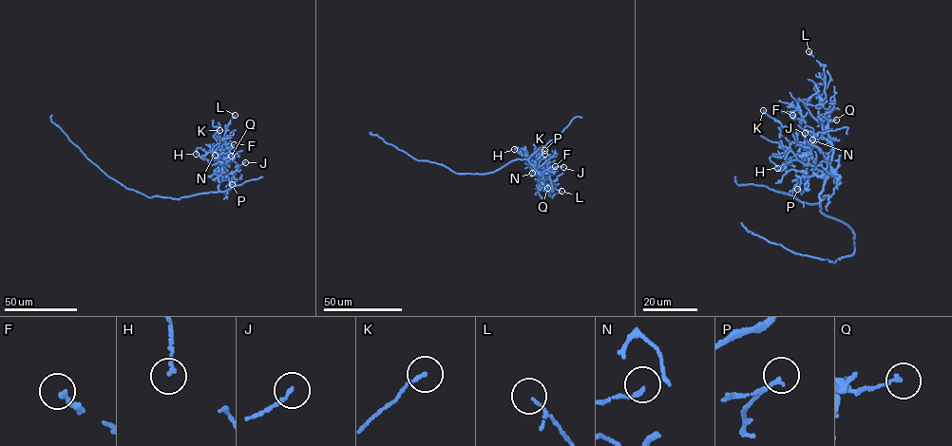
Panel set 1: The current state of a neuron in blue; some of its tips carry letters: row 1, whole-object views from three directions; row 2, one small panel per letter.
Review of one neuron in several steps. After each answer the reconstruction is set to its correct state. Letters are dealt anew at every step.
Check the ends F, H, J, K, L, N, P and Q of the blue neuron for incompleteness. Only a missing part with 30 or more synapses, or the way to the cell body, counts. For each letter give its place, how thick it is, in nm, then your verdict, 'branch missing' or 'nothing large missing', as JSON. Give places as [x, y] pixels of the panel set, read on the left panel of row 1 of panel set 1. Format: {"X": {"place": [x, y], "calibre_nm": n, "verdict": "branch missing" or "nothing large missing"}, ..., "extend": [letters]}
{"F": {"place": [234, 144], "calibre_nm": 200, "verdict": "nothing large missing"}, "H": {"place": [196, 154], "calibre_nm": 130, "verdict": "nothing large missing"}, "J": {"place": [245, 162], "calibre_nm": 140, "verdict": "nothing large missing"}, "K": {"place": [219, 130], "calibre_nm": 130, "verdict": "nothing large missing"}, "L": {"place": [235, 115], "calibre_nm": 70, "verdict": "nothing large missing"}, "N": {"place": [215, 155], "calibre_nm": 140, "verdict": "nothing large missing"}, "P": {"place": [232, 184], "calibre_nm": 170, "verdict": "nothing large missing"}, "Q": {"place": [231, 156], "calibre_nm": 130, "verdict": "nothing large missing"}, "extend": []}

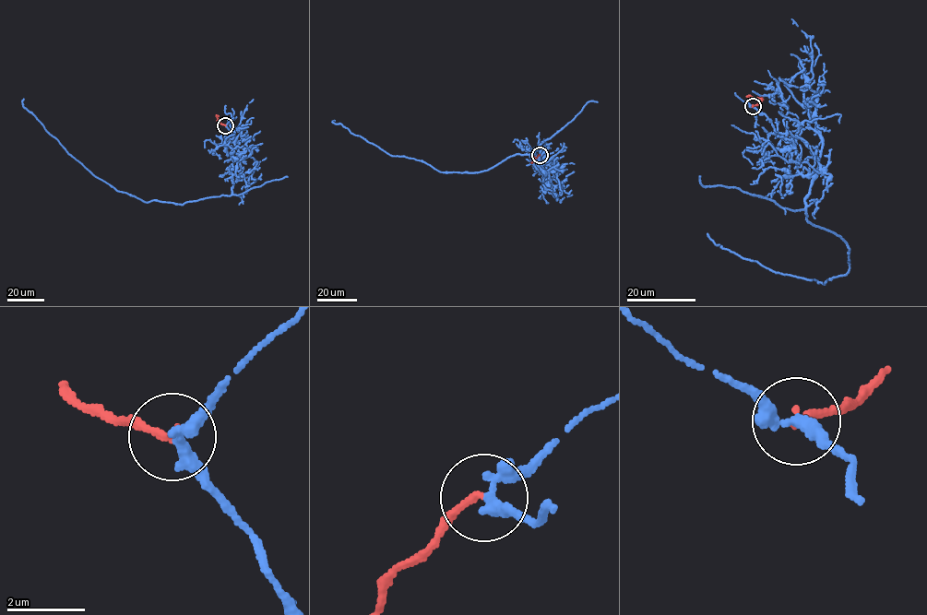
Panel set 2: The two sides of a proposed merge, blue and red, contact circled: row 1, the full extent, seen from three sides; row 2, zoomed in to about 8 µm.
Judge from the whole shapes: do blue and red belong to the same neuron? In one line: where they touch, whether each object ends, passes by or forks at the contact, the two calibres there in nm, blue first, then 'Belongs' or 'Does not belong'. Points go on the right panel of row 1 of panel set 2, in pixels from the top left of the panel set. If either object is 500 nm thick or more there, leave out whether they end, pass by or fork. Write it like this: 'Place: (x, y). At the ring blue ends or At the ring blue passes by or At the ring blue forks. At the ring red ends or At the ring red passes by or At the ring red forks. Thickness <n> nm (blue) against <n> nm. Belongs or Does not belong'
Place: (753, 106). At the ring blue passes by. At the ring red ends. Thickness 280 nm (blue) against 180 nm. Belongs

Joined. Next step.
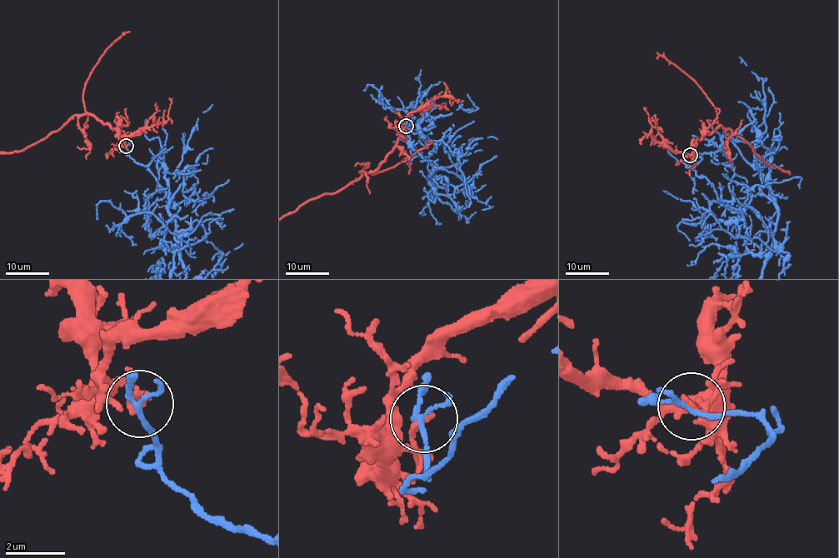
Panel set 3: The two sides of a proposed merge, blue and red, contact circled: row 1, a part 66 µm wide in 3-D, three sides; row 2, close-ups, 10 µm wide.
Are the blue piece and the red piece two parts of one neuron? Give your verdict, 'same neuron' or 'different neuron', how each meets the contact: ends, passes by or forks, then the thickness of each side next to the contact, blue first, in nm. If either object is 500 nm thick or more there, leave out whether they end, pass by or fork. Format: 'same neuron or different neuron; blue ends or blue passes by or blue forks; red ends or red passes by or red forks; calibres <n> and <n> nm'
different neuron; blue forks; red ends; calibres 130 and 180 nm

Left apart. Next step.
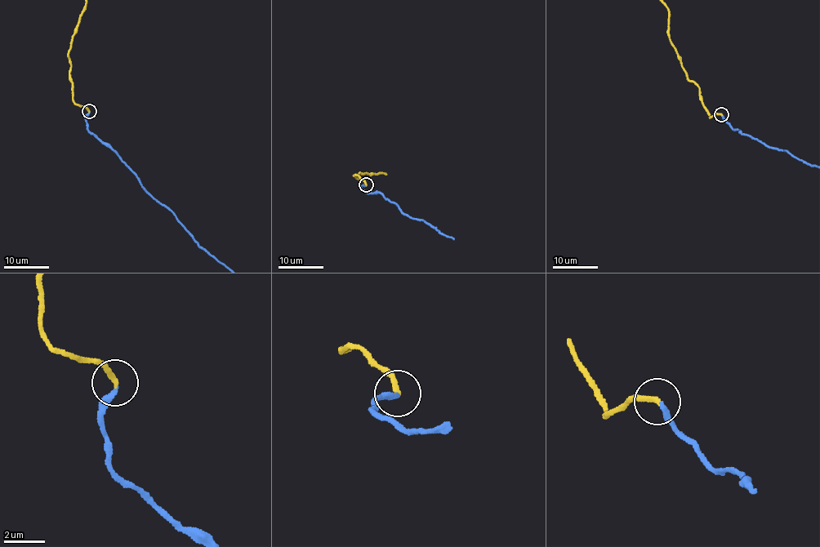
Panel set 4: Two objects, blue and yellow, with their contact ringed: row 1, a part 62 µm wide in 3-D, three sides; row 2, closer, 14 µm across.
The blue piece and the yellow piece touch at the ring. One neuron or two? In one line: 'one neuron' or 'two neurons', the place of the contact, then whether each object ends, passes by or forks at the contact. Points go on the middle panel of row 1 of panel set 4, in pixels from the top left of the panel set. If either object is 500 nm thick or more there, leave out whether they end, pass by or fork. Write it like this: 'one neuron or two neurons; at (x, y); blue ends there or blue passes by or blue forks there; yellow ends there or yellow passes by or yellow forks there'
one neuron; at (366, 184); blue ends there; yellow ends there

